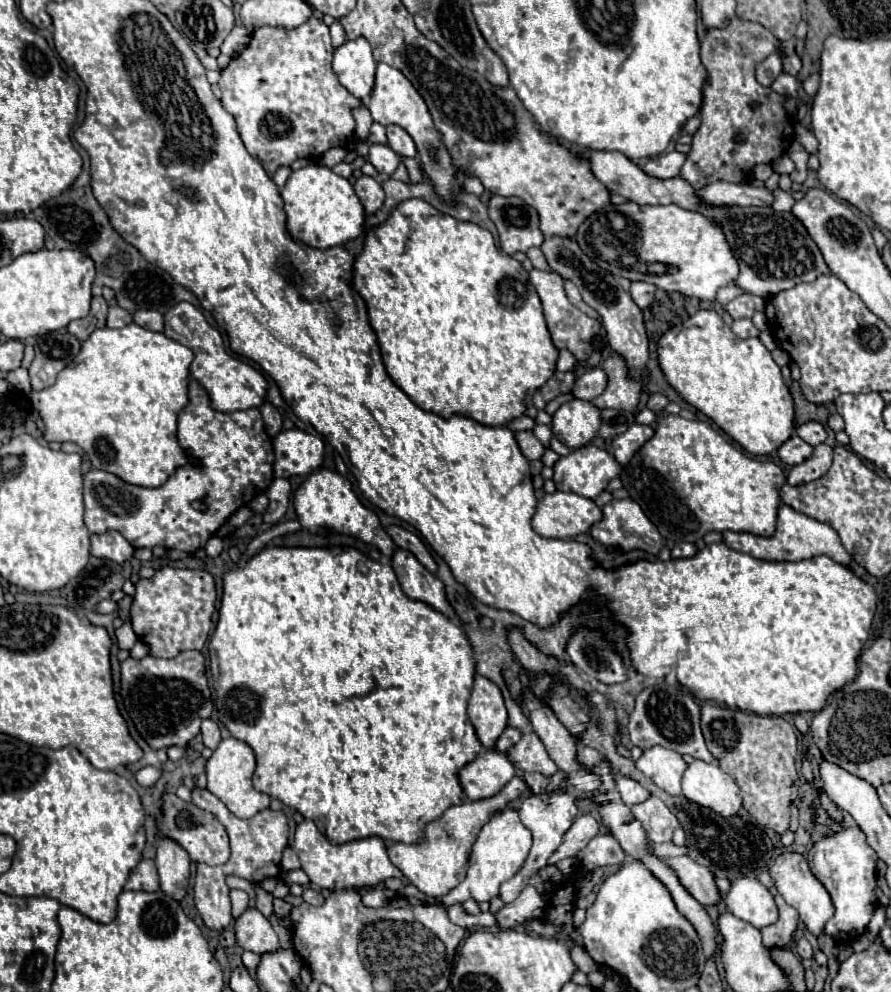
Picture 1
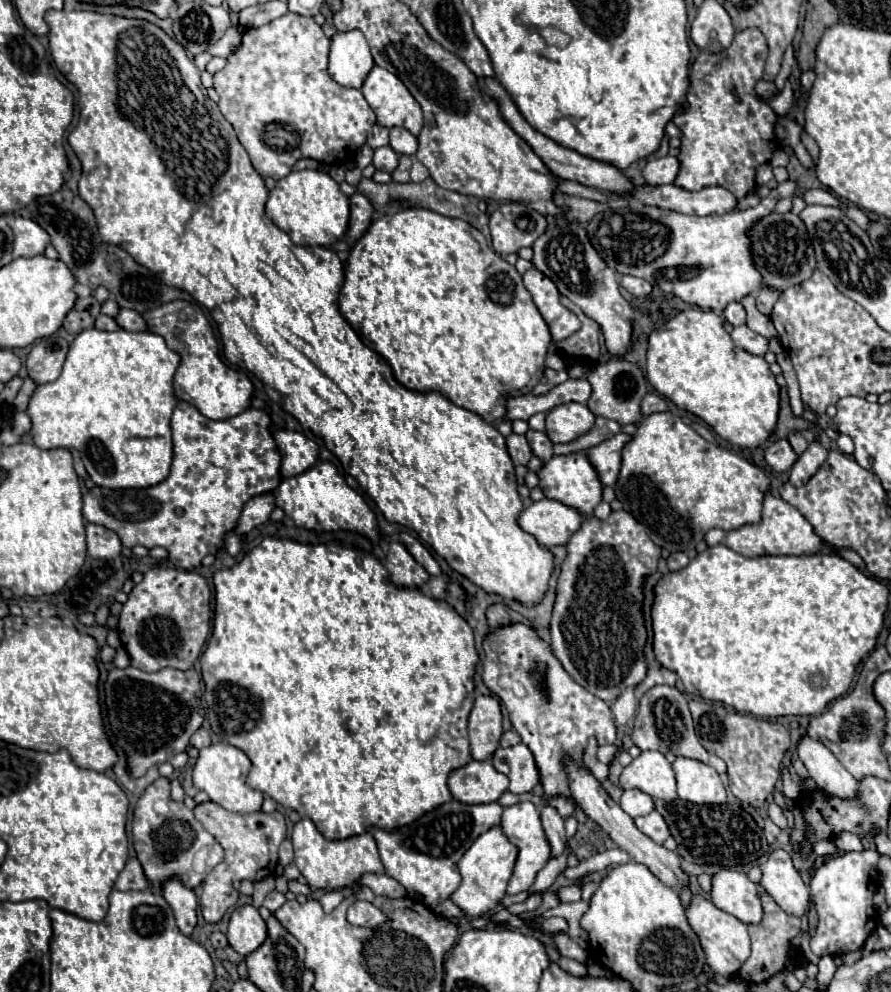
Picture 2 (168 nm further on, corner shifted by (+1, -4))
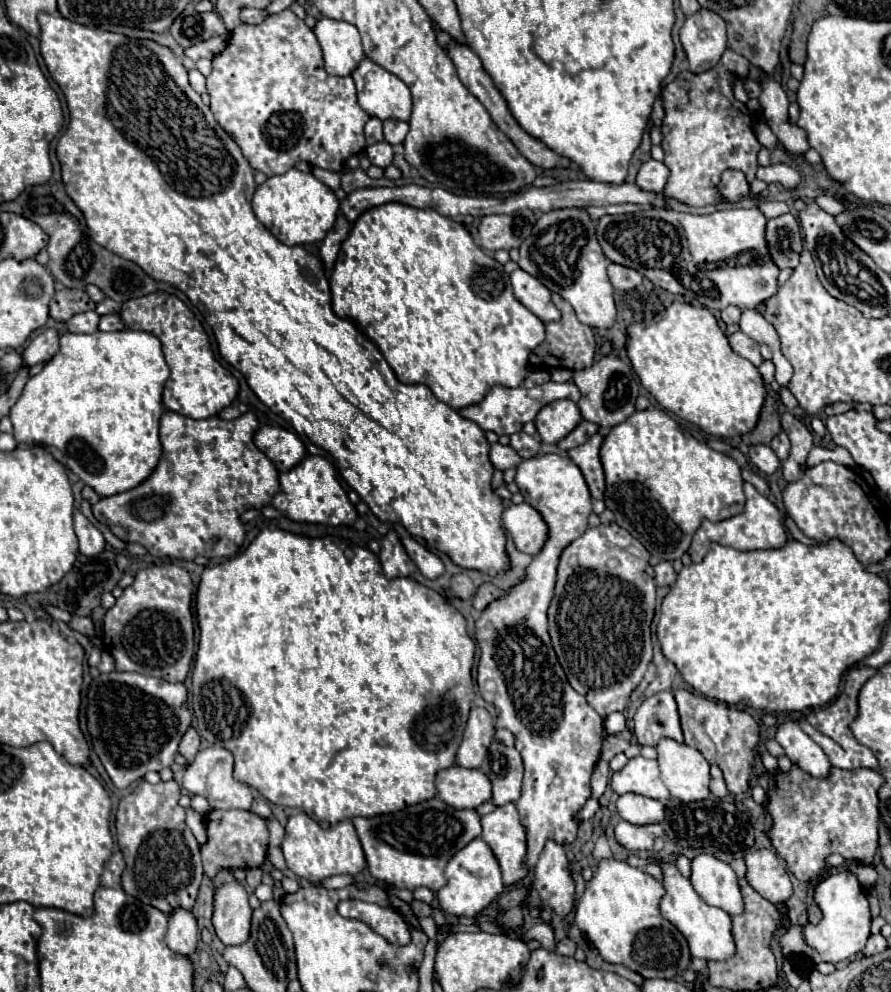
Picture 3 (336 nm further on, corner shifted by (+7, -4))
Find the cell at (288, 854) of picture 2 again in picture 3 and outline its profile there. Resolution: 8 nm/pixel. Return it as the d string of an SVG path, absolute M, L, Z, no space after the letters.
M269 817L269 833L271 833L269 845L281 847L281 843L283 843L283 837L285 837L285 831L283 831L283 827L279 825L279 821L277 821L275 817Z

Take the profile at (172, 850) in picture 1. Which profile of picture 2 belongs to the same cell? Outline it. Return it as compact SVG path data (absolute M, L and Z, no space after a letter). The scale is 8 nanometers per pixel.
M169 879L163 889L163 897L173 909L177 927L183 935L191 937L195 925L197 925L197 897L191 889L187 889L181 881Z

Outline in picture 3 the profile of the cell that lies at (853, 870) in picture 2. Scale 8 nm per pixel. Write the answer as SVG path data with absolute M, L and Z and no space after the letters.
M839 871L833 875L827 875L815 885L813 891L813 901L821 909L823 919L819 925L805 925L803 927L803 937L809 947L813 947L821 961L837 963L843 959L855 957L863 947L869 937L869 927L871 927L871 915L869 915L869 903L865 897L865 891L861 883L857 881L855 873L851 871Z

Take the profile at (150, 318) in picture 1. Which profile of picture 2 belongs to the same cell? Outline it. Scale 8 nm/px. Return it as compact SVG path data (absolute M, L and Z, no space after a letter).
M121 309L115 319L117 319L117 325L125 331L147 331L147 325L145 325L141 313L137 313L137 311Z

